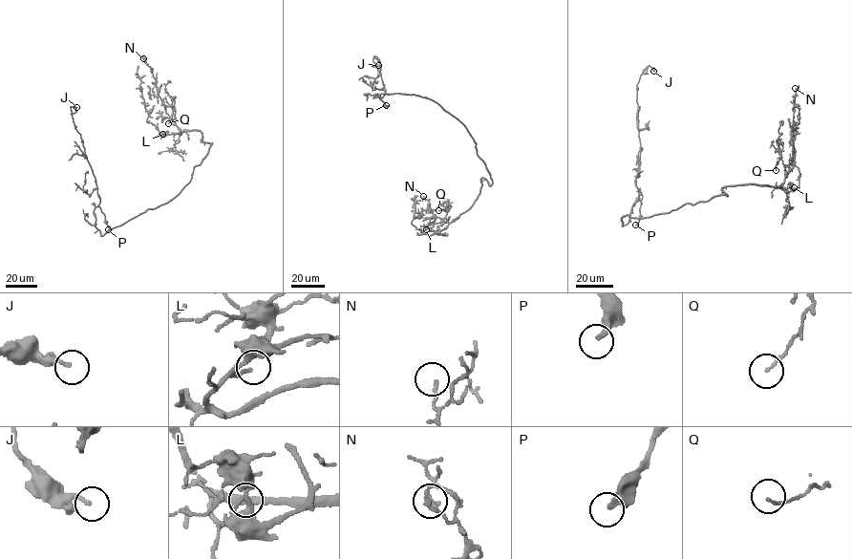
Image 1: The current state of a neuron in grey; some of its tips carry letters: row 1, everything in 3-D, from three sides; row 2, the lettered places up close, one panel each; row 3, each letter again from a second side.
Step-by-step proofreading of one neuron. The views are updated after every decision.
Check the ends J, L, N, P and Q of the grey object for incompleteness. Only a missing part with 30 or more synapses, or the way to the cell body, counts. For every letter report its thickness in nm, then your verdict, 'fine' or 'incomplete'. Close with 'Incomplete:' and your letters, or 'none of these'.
J: 150 nm | fine
L: 100 nm | fine
N: 110 nm | fine
P: 280 nm | fine
Q: 100 nm | fine
Incomplete: none of these

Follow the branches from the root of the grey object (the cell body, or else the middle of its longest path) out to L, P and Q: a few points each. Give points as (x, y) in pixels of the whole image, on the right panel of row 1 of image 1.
L: (654, 215), (726, 195), (724, 187), (758, 183), (790, 191), (798, 187), (794, 187)
P: (654, 215), (639, 219), (628, 214), (621, 217), (622, 225), (628, 221), (639, 194), (635, 225)
Q: (654, 215), (726, 195), (724, 187), (756, 183), (781, 187), (785, 171), (780, 158), (776, 170)

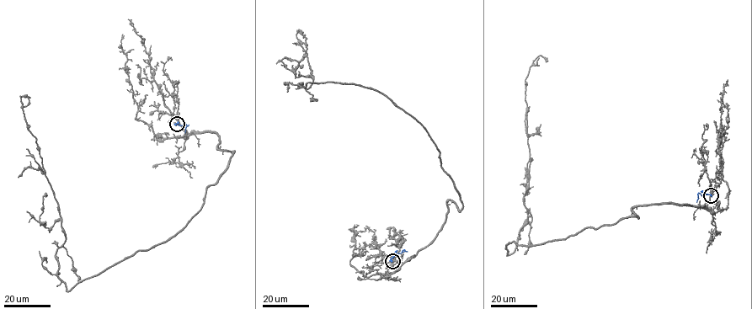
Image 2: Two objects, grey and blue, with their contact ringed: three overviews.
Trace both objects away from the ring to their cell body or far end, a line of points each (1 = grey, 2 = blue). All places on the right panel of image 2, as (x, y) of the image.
1: (712, 195), (705, 208), (638, 205), (565, 238), (514, 242), (508, 255), (530, 215), (525, 79), (546, 62)
2: (711, 195), (701, 195), (698, 193), (696, 202)

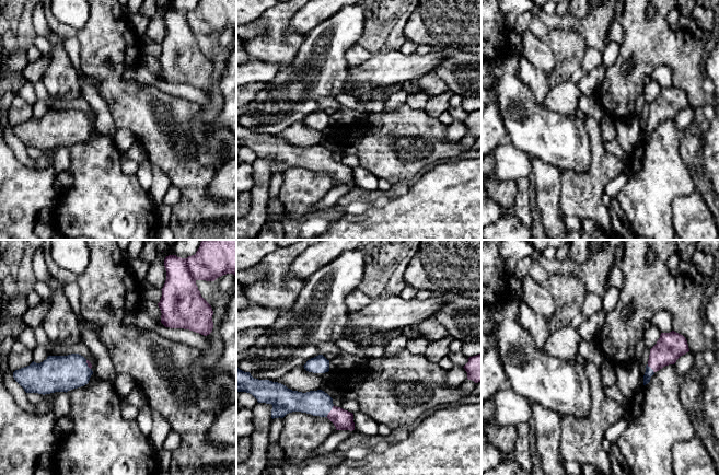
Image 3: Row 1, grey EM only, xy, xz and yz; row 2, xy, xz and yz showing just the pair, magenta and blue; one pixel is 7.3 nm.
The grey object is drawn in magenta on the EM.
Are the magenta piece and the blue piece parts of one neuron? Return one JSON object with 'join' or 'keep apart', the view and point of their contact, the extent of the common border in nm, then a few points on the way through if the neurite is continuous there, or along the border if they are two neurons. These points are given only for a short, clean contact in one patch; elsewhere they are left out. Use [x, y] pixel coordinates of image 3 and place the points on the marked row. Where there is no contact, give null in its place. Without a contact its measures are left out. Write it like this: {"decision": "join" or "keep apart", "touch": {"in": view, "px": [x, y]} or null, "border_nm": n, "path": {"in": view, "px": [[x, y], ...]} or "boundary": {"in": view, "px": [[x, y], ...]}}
{"decision": "join", "touch": {"in": "xz", "px": [331, 410]}, "border_nm": 100, "path": {"in": "xz", "px": [[343, 419], [331, 410], [317, 403]]}}

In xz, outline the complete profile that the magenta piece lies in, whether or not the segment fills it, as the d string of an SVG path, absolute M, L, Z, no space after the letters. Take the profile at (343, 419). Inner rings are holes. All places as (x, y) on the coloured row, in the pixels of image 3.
M236 367L236 391L252 394L258 403L271 404L272 419L301 412L327 417L336 430L355 430L353 414L335 406L333 398L322 390L306 393L292 391L278 382L254 379L250 372Z

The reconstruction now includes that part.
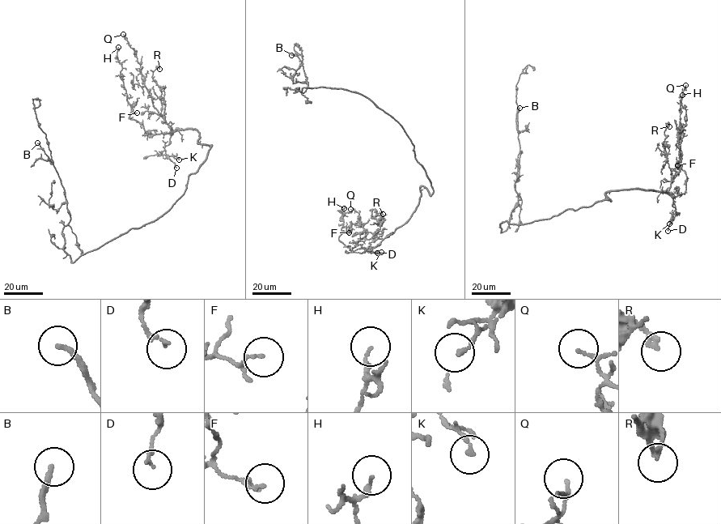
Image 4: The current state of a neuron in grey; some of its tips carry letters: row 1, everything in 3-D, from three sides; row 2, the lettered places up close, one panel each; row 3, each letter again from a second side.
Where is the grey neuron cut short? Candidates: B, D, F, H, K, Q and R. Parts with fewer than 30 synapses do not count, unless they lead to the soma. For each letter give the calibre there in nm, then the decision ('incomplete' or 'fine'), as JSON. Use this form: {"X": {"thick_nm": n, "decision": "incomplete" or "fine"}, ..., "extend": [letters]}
{"B": {"thick_nm": 190, "decision": "fine"}, "D": {"thick_nm": 150, "decision": "fine"}, "F": {"thick_nm": 80, "decision": "fine"}, "H": {"thick_nm": 130, "decision": "fine"}, "K": {"thick_nm": 150, "decision": "fine"}, "Q": {"thick_nm": 90, "decision": "fine"}, "R": {"thick_nm": 160, "decision": "fine"}, "extend": []}

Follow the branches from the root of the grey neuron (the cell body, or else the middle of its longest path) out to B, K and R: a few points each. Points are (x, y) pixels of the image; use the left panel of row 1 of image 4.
B: (173, 205), (154, 220), (72, 262), (64, 250), (61, 232), (70, 219), (65, 189), (37, 142)
K: (173, 205), (212, 145), (198, 143), (200, 133), (195, 128), (176, 130), (164, 151), (179, 159)
R: (173, 205), (212, 145), (198, 143), (195, 129), (173, 130), (164, 120), (162, 92), (152, 78), (159, 69)

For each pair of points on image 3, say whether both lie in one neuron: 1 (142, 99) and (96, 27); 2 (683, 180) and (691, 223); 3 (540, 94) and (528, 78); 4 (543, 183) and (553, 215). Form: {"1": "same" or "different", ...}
{"1": "same", "2": "different", "3": "same", "4": "same"}

